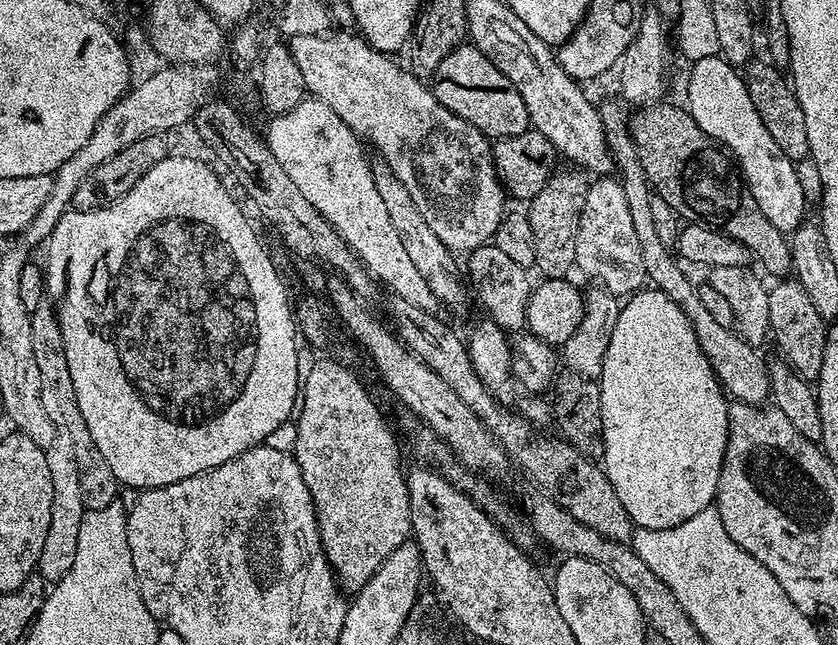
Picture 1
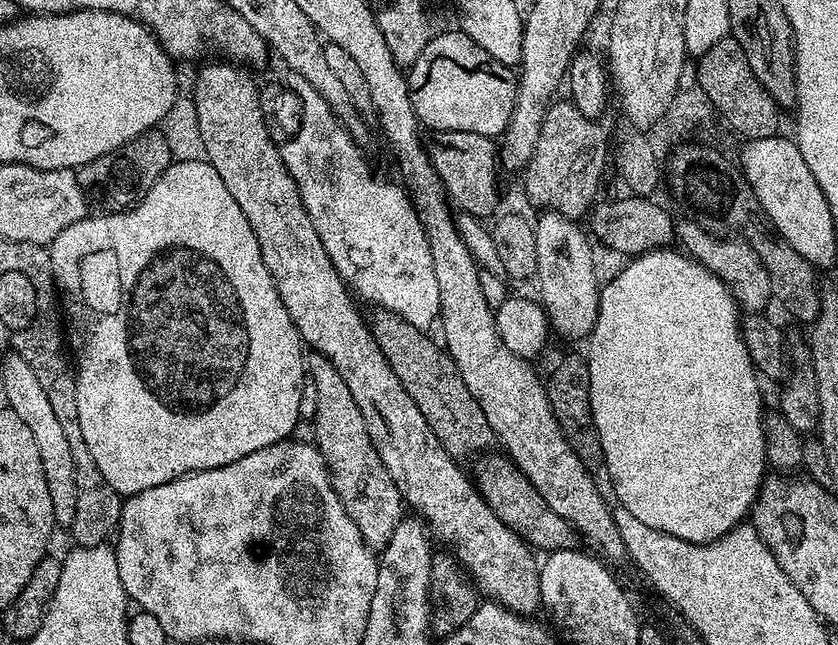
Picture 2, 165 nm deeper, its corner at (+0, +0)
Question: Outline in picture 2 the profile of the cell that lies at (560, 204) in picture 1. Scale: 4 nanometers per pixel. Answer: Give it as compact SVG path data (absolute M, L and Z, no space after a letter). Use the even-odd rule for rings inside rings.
M572 102L549 107L534 154L522 172L524 192L536 210L551 210L575 221L587 217L608 164L608 136L599 126Z

